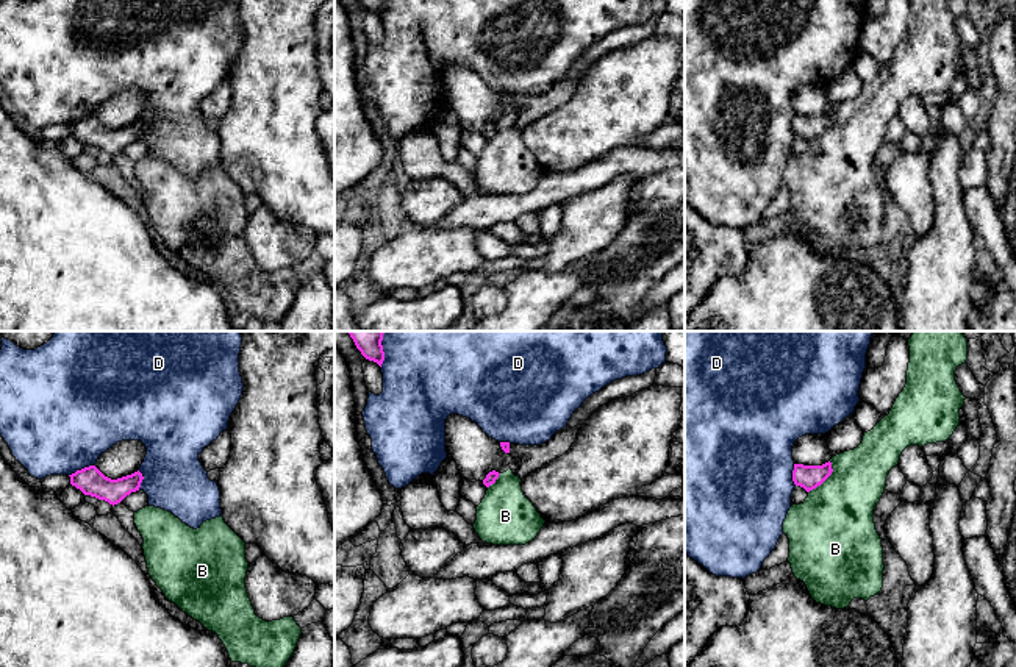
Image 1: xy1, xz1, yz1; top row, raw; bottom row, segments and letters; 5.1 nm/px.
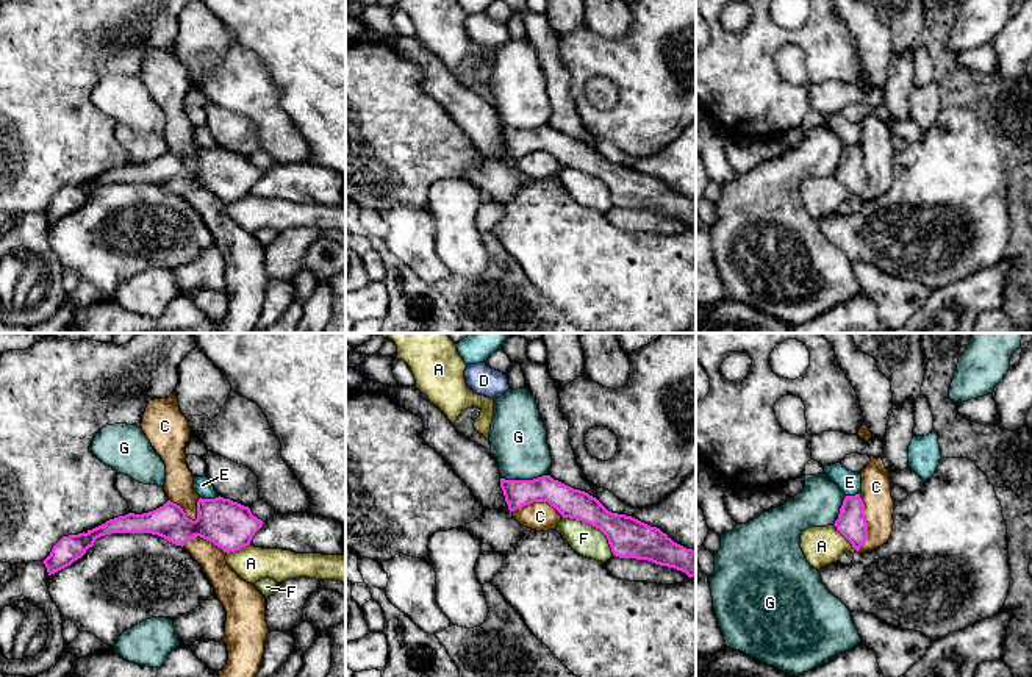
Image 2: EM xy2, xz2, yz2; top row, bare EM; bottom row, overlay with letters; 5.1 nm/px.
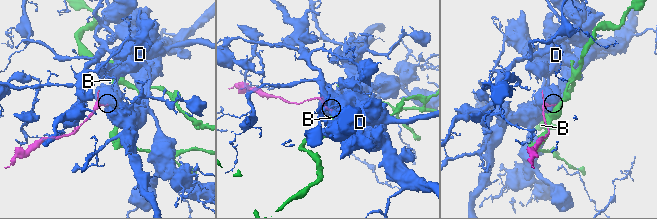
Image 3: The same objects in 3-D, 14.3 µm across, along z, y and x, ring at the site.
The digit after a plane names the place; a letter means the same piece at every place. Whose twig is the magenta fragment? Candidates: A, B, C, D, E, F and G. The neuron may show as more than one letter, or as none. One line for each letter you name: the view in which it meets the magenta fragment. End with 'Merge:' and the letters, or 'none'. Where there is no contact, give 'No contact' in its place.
Merge: none

